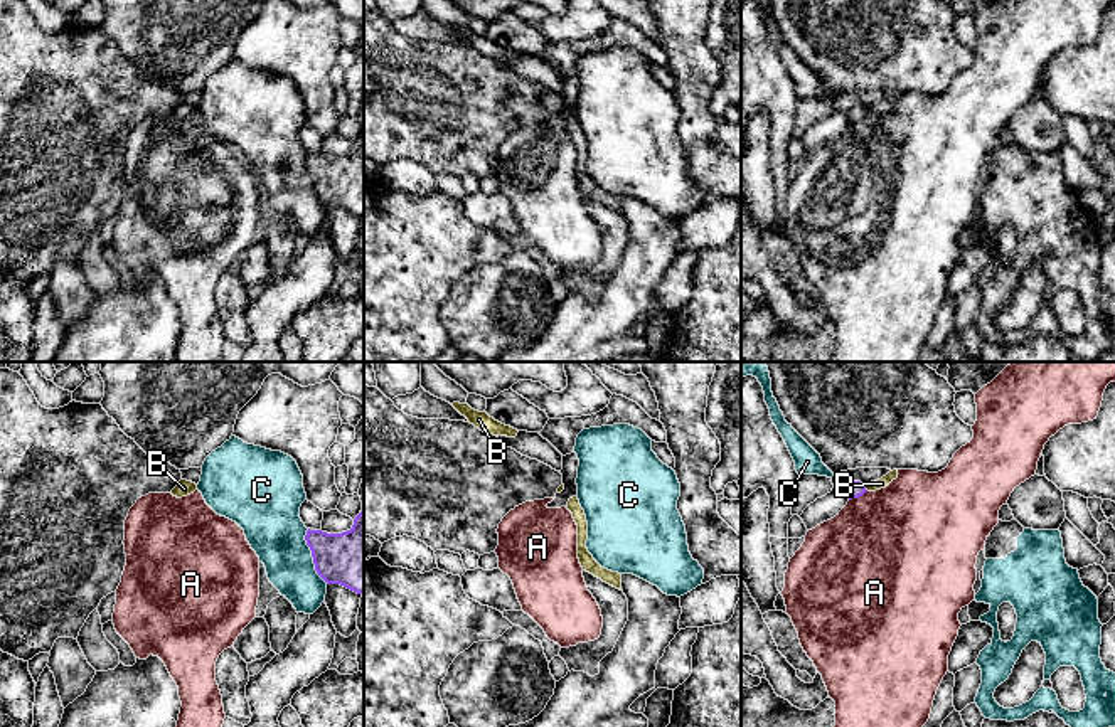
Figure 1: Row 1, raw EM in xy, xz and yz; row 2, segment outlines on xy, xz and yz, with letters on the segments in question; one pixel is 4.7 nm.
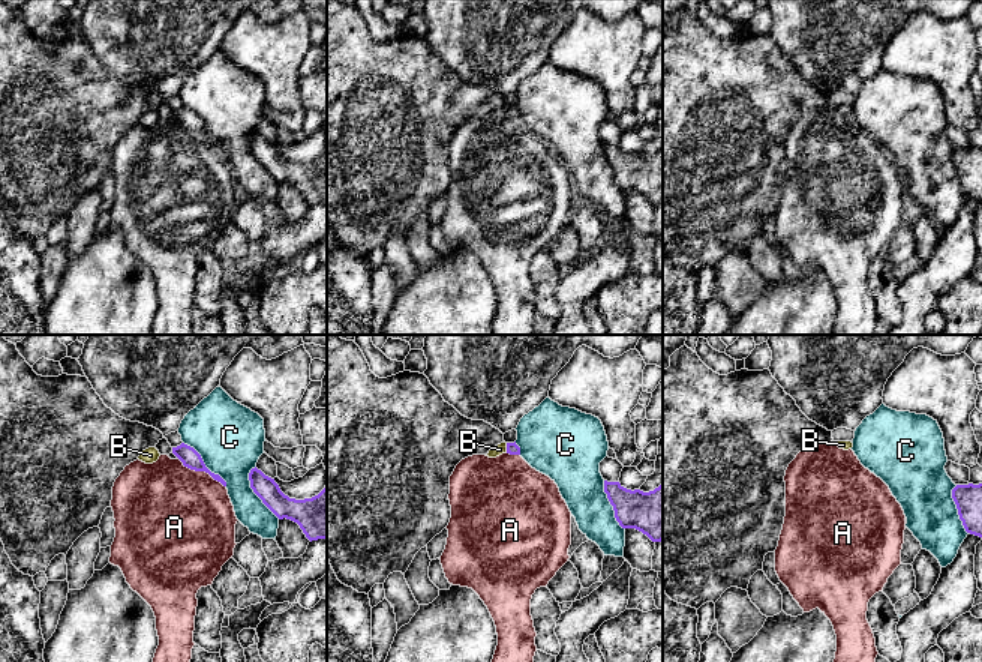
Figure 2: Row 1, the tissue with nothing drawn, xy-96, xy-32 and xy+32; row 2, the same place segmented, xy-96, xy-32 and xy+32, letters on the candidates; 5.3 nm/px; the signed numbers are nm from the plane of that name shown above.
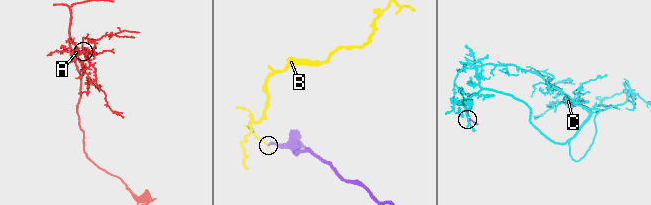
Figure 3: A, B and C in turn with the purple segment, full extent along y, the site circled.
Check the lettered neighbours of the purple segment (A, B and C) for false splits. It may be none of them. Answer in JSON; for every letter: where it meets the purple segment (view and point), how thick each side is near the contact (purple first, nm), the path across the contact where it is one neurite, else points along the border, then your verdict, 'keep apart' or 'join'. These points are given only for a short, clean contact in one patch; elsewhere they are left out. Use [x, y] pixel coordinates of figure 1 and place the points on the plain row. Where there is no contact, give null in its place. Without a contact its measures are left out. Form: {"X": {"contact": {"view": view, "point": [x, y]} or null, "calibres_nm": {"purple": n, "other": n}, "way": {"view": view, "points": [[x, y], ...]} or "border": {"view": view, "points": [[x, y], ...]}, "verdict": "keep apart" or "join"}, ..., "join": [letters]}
{"A": {"contact": {"view": "yz", "point": [858, 120]}, "calibres_nm": {"purple": 70, "other": 500}, "border": {"view": "yz", "points": [[866, 113], [849, 123]]}, "verdict": "keep apart"}, "B": {"contact": {"view": "yz", "point": [864, 111]}, "calibres_nm": {"purple": 70, "other": 50}, "border": {"view": "yz", "points": [[864, 108], [868, 113]]}, "verdict": "keep apart"}, "C": {"contact": {"view": "xy", "point": [312, 179]}, "calibres_nm": {"purple": 320, "other": 280}, "verdict": "keep apart"}, "join": []}

